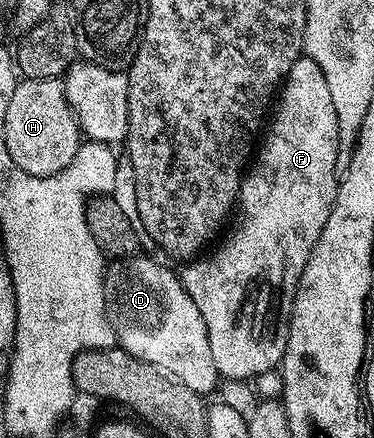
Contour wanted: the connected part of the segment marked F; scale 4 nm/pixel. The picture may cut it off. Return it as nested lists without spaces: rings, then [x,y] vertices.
[[[303,54],[291,66],[288,76],[283,81],[283,87],[276,97],[275,107],[272,109],[271,119],[268,121],[264,136],[265,141],[262,144],[260,141],[259,151],[256,153],[256,156],[258,155],[257,169],[254,172],[249,170],[244,173],[241,190],[237,193],[239,207],[235,212],[237,225],[234,226],[233,233],[222,242],[221,248],[215,249],[210,256],[198,255],[193,261],[186,263],[189,265],[179,274],[181,284],[184,285],[185,290],[203,316],[203,326],[207,328],[207,342],[211,342],[211,358],[215,358],[218,373],[222,377],[230,376],[233,380],[252,381],[259,374],[272,372],[280,365],[289,337],[289,315],[293,309],[293,295],[297,292],[297,283],[307,266],[307,258],[311,254],[315,242],[319,242],[319,234],[323,234],[323,226],[327,226],[327,218],[331,214],[333,203],[337,197],[339,174],[335,170],[335,154],[339,154],[339,122],[335,119],[335,105],[331,103],[331,89],[327,86],[327,78],[323,78],[323,70],[319,70],[319,66],[310,56]]]

